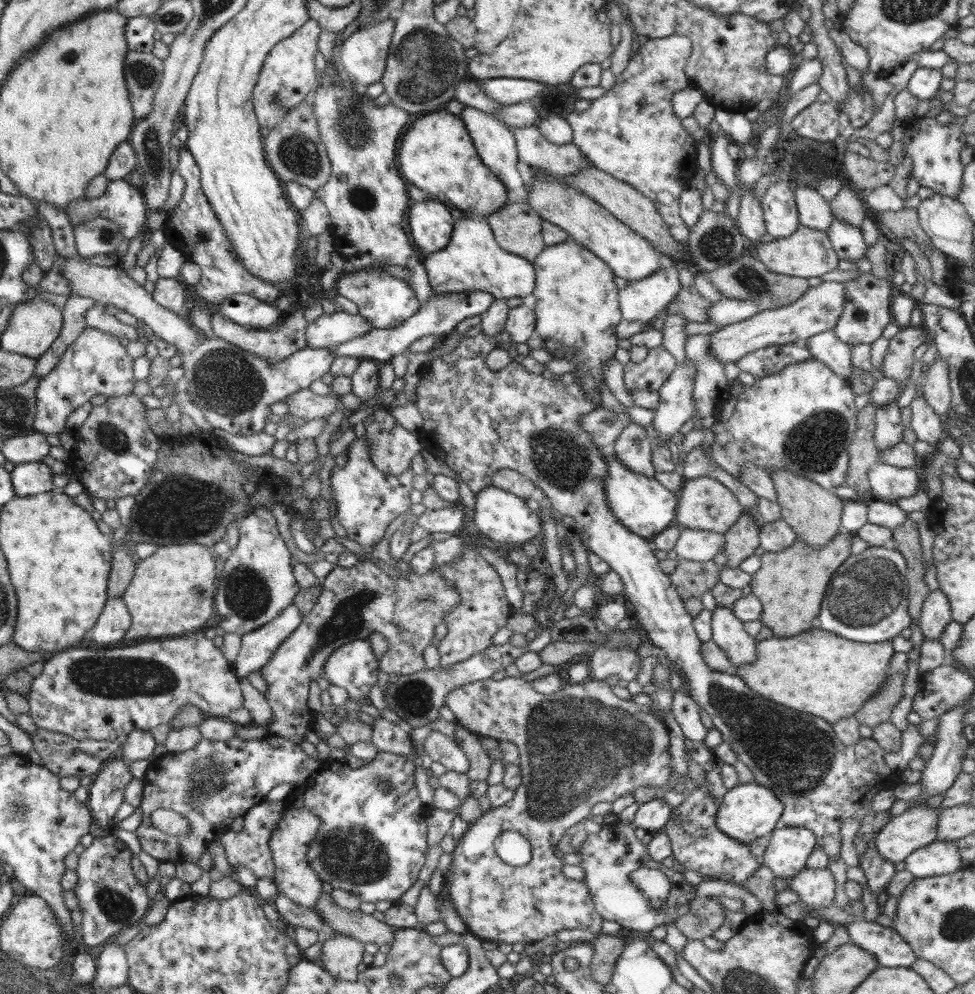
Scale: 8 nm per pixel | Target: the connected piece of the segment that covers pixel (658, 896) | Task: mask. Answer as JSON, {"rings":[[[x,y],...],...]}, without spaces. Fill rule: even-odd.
{"rings":[[[640,867],[629,877],[636,888],[639,888],[648,897],[653,909],[659,909],[667,901],[671,882],[662,871]]]}

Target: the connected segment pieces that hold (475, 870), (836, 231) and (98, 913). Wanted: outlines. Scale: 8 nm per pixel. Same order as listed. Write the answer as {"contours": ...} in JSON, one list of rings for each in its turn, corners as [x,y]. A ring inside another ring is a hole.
{"contours":[[[[523,676],[477,680],[452,689],[444,698],[444,704],[453,712],[454,722],[470,732],[497,741],[512,741],[520,748],[520,760],[524,736],[530,762],[530,770],[522,770],[522,762],[518,764],[521,783],[514,797],[506,804],[482,813],[475,821],[470,821],[466,832],[459,837],[451,852],[452,862],[445,873],[443,885],[447,886],[449,899],[467,930],[482,941],[492,941],[498,945],[513,945],[516,942],[528,944],[570,928],[602,932],[603,918],[596,912],[588,885],[562,874],[564,864],[556,856],[554,848],[568,828],[580,826],[591,818],[590,810],[594,805],[600,802],[613,803],[626,794],[632,794],[639,786],[660,789],[668,782],[672,772],[668,751],[670,736],[664,721],[640,711],[640,705],[636,702],[620,699],[608,683],[591,678],[582,683],[564,683],[558,692],[548,695],[536,692]],[[507,830],[519,832],[530,843],[531,859],[524,866],[510,866],[496,854],[495,838]]],[[[834,217],[827,230],[831,245],[839,259],[855,262],[866,256],[868,245],[862,237],[862,229]]],[[[115,832],[94,833],[92,844],[78,855],[77,885],[74,887],[82,912],[82,940],[88,946],[98,946],[112,941],[116,935],[132,925],[144,921],[152,902],[144,885],[136,879],[132,871],[131,851],[118,839]]]]}

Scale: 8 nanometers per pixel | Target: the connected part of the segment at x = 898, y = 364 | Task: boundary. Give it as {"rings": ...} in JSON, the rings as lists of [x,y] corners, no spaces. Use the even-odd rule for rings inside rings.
{"rings":[[[904,327],[890,340],[888,350],[879,369],[879,375],[899,380],[910,381],[914,350],[925,343],[926,330],[923,327]]]}

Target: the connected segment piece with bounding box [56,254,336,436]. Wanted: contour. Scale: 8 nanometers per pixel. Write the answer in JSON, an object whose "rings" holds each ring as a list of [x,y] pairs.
{"rings":[[[57,255],[61,260],[59,271],[69,280],[69,295],[88,297],[94,300],[94,306],[105,304],[127,312],[144,322],[146,328],[158,338],[176,346],[182,360],[183,379],[186,392],[192,402],[202,409],[204,418],[213,428],[221,428],[230,434],[250,436],[263,432],[270,406],[308,388],[314,380],[329,372],[336,358],[329,348],[310,348],[308,346],[284,357],[277,363],[262,360],[259,356],[246,352],[228,341],[204,336],[195,326],[181,319],[178,314],[157,304],[152,295],[141,284],[134,282],[122,268],[117,266],[99,266],[83,260],[75,260]]]}

